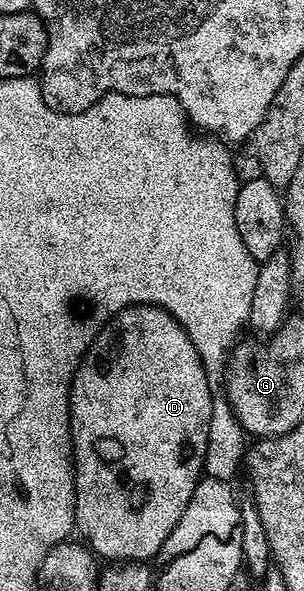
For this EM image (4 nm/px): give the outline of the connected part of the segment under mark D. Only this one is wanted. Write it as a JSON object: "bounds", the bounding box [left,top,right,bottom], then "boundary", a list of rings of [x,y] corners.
{"bounds":[69,307,215,563],"boundary":[[[149,307],[138,313],[141,313],[138,317],[129,317],[133,315],[118,315],[112,318],[111,324],[103,333],[105,350],[103,350],[102,353],[96,353],[96,351],[90,352],[88,356],[82,360],[81,365],[73,376],[73,386],[69,393],[69,422],[73,426],[73,468],[75,470],[73,478],[75,479],[75,487],[77,488],[77,524],[75,529],[78,534],[81,532],[82,535],[85,536],[85,538],[83,538],[84,544],[88,546],[98,558],[104,559],[104,557],[106,557],[106,562],[109,563],[145,563],[150,560],[148,557],[156,558],[158,554],[160,554],[163,543],[167,539],[167,535],[171,535],[171,531],[179,523],[179,519],[184,517],[187,503],[193,498],[195,487],[199,484],[205,472],[205,456],[207,455],[207,443],[209,442],[209,428],[211,427],[211,419],[213,418],[213,410],[215,408],[215,402],[213,402],[214,386],[209,380],[209,374],[205,372],[205,364],[201,361],[199,351],[195,347],[195,343],[190,339],[185,328],[183,328],[166,309]]]}

